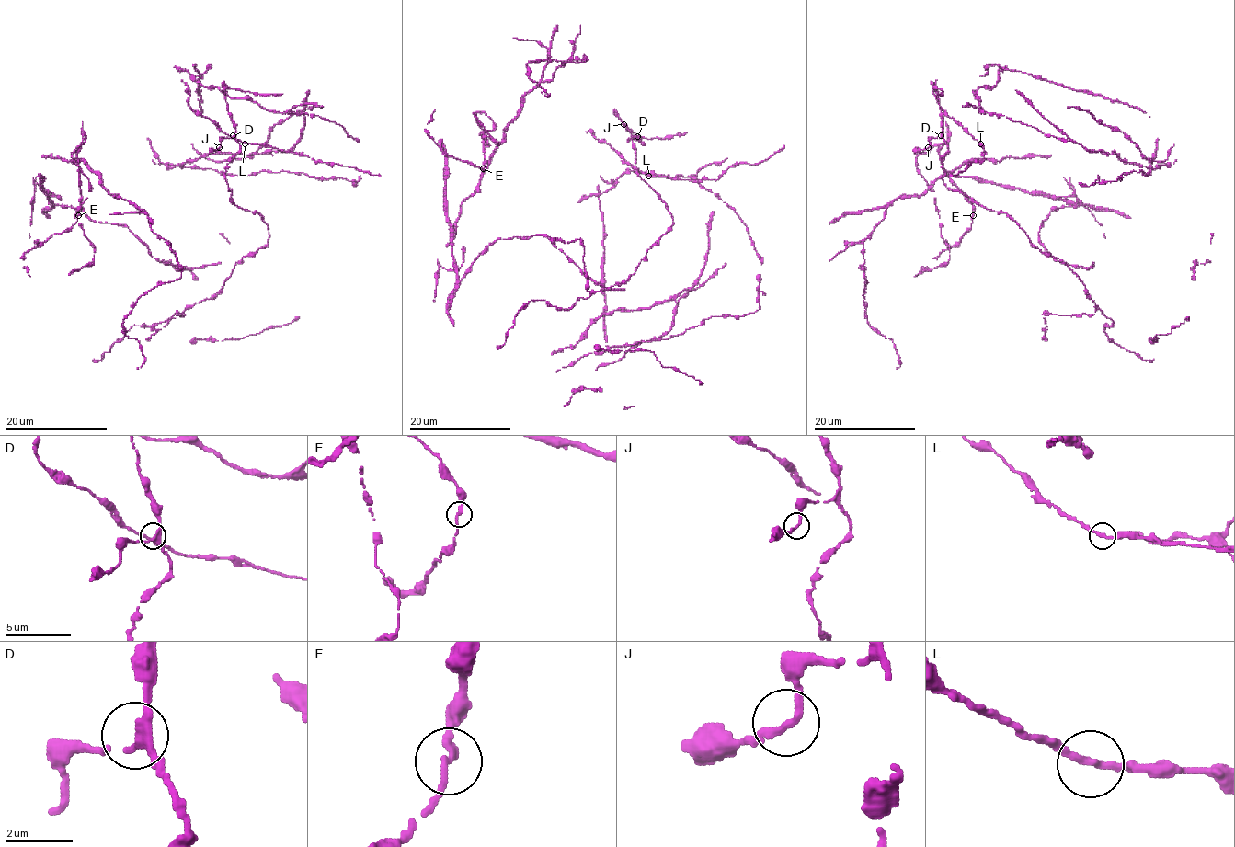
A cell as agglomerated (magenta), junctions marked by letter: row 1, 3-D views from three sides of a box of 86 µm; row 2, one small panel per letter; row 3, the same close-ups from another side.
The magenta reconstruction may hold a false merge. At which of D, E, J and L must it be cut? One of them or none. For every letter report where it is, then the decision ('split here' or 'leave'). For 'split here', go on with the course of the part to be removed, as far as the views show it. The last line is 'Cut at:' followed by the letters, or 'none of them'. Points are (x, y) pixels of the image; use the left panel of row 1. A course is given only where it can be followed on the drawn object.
D: (233, 135) | leave
E: (78, 215) | leave
J: (219, 147) | leave
L: (245, 143) | leave
Cut at: none of them

